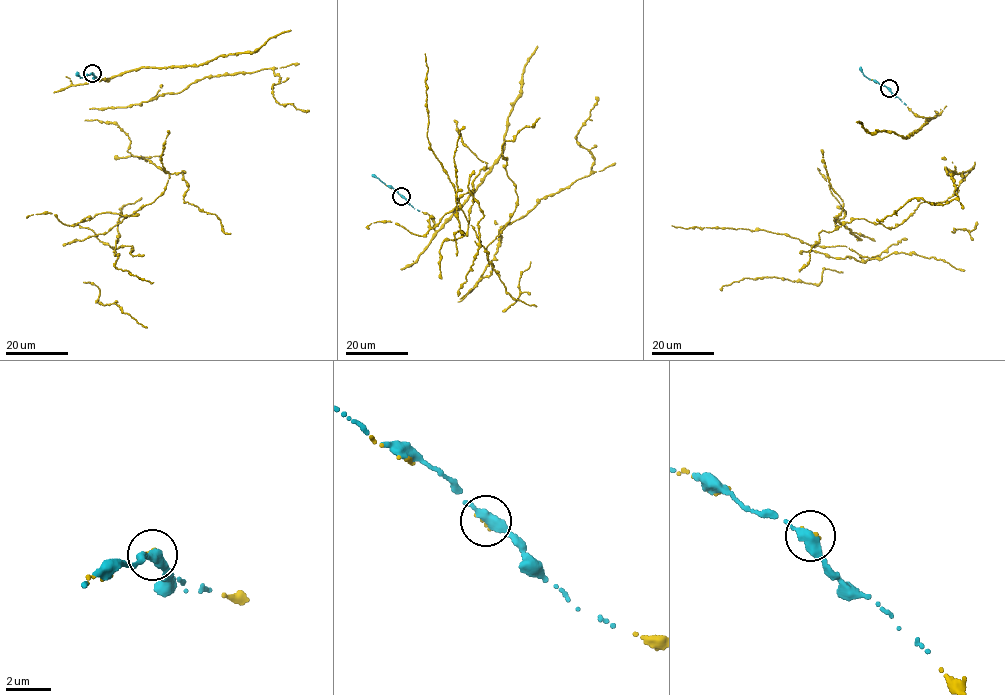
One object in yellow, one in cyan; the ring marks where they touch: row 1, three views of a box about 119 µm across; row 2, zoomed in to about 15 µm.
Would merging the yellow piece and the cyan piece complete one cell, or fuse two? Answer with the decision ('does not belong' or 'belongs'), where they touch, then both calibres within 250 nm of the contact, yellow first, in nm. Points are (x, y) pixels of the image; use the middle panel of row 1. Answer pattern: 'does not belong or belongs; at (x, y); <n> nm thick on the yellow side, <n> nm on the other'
belongs; at (401, 196); 150 nm thick on the yellow side, 550 nm on the other

